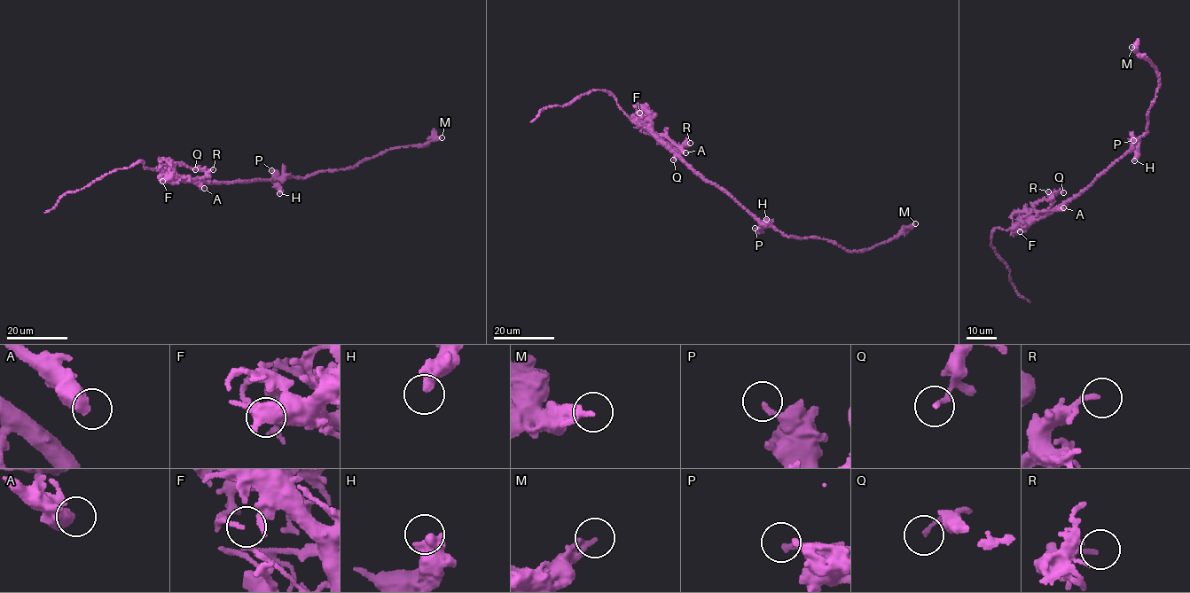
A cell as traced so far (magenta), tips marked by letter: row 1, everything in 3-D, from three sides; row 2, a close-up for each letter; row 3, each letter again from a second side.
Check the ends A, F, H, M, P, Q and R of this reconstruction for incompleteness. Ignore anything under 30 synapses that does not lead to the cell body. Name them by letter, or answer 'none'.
none

